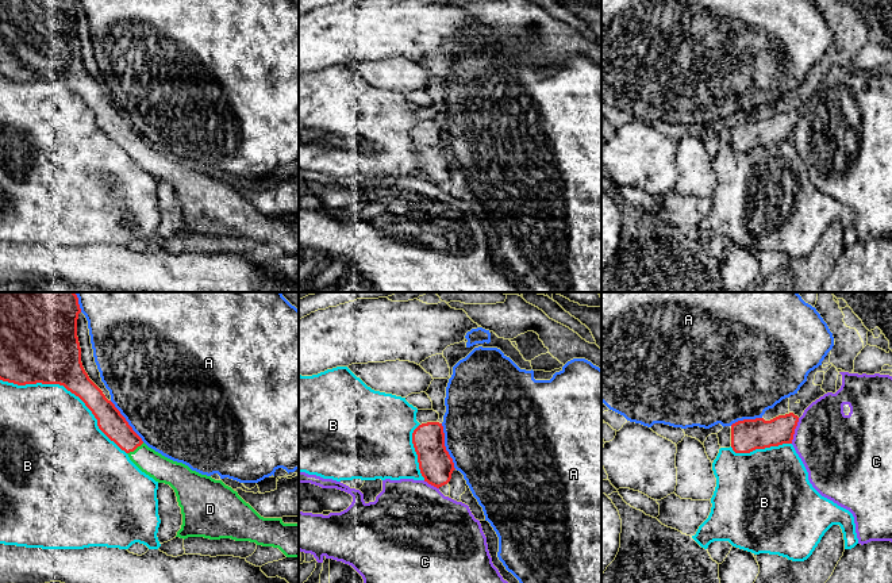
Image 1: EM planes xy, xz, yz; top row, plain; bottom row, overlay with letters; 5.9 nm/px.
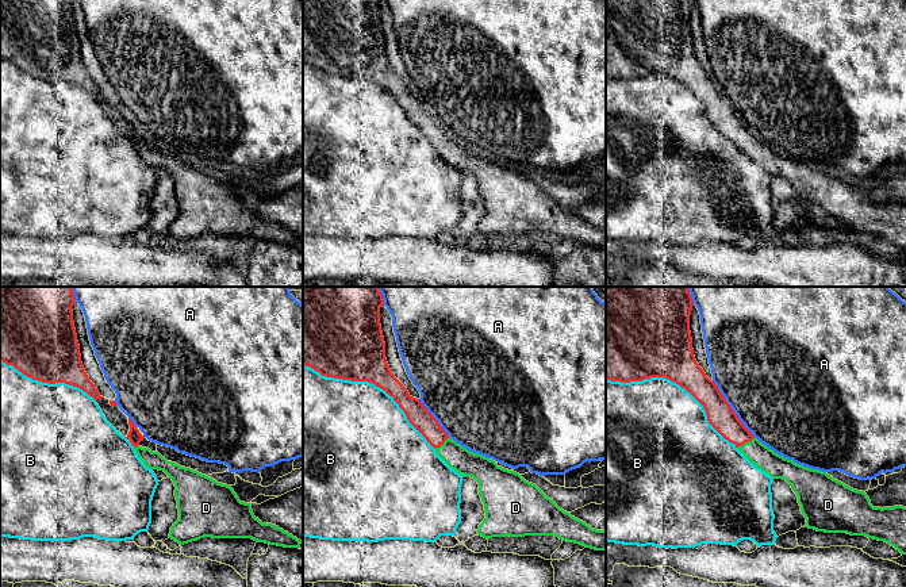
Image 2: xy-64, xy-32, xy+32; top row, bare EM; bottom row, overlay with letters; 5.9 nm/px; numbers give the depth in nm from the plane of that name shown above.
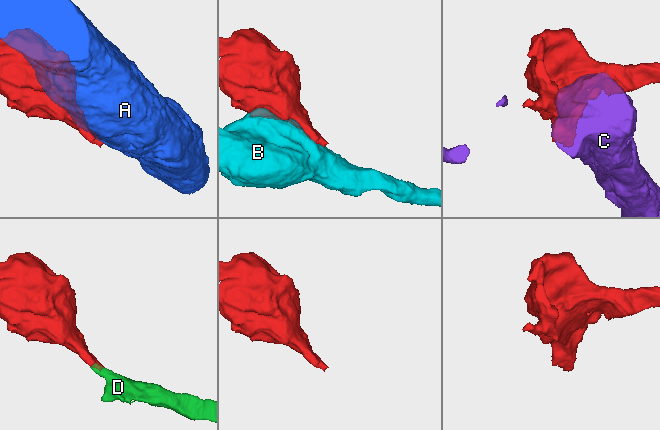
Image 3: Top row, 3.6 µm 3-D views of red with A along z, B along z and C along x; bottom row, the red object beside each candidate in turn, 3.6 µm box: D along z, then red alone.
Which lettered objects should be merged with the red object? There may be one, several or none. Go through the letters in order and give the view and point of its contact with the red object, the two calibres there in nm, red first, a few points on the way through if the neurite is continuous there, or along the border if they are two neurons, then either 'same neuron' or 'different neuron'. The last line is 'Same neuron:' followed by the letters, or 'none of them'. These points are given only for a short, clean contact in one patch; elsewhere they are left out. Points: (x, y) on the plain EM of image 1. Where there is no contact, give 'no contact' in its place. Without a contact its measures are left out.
A: xz (445, 144) | 200/480 nm | different neuron
B: xy (68, 87) | 360/500 nm | different neuron
C: yz (794, 127) | 180/400 nm | different neuron
D: xy (135, 145) | 160/160 nm | across xy (111, 119), (135, 145), (149, 158), (162, 167) | same neuron
Same neuron: D

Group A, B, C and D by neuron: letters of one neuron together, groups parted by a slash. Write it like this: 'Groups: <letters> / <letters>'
Groups: A / B / C / D

